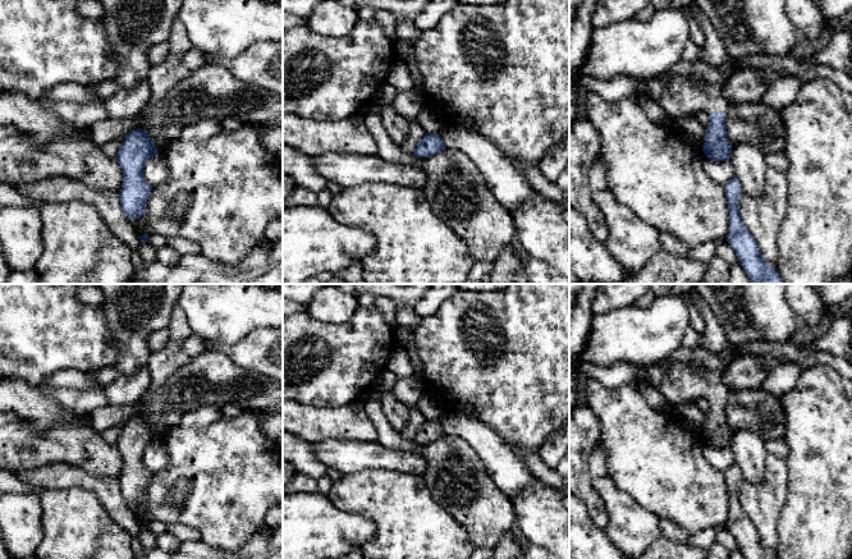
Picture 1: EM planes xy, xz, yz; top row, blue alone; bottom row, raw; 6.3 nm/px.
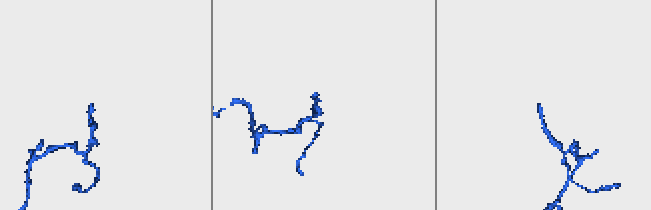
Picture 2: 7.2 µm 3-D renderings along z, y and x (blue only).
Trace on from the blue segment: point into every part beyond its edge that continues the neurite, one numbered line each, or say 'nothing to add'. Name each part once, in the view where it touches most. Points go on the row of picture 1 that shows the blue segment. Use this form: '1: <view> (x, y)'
1: xy (111, 149)

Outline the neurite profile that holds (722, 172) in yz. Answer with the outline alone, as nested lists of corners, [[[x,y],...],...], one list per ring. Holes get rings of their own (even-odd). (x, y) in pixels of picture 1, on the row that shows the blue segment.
[[[705,157],[701,165],[704,170],[722,185],[725,185],[736,175],[730,159],[725,161],[714,161]]]

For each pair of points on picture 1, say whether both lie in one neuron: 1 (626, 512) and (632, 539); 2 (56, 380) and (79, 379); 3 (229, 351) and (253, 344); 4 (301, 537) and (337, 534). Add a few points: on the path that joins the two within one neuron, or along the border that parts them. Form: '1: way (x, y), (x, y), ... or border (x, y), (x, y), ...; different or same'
1: way (627, 518), (632, 532); same
2: way (62, 379), (74, 379); same
3: way (236, 351), (247, 351); same
4: way (310, 534), (328, 534); same

